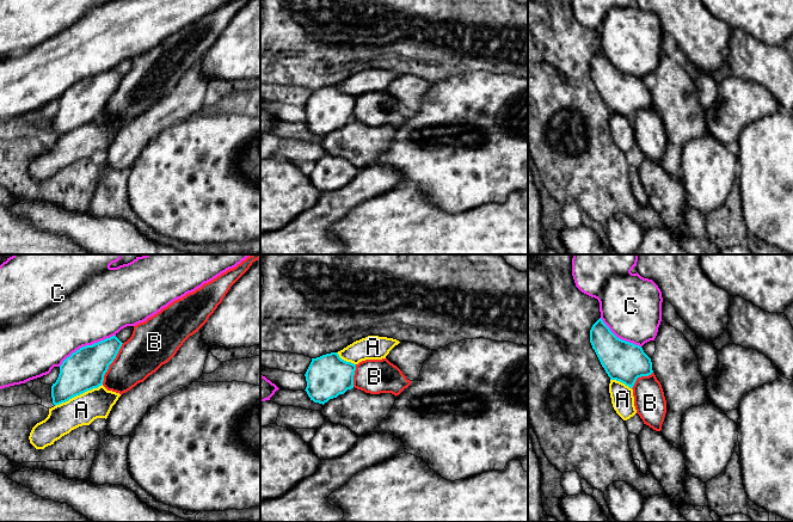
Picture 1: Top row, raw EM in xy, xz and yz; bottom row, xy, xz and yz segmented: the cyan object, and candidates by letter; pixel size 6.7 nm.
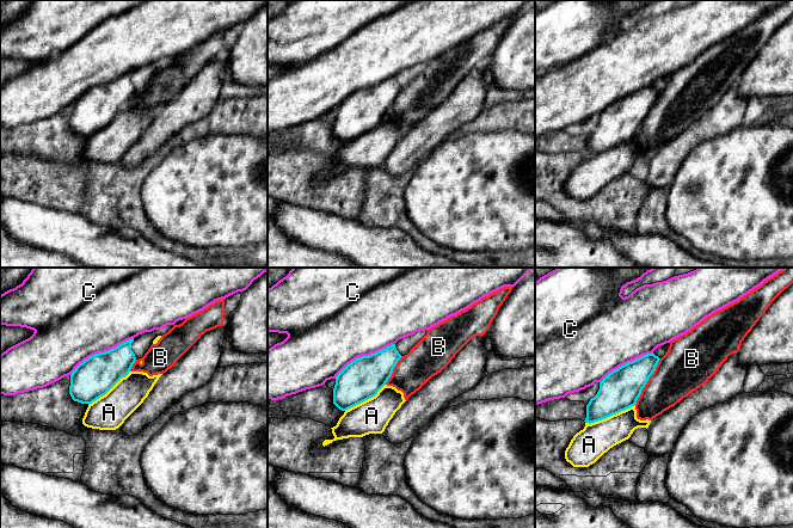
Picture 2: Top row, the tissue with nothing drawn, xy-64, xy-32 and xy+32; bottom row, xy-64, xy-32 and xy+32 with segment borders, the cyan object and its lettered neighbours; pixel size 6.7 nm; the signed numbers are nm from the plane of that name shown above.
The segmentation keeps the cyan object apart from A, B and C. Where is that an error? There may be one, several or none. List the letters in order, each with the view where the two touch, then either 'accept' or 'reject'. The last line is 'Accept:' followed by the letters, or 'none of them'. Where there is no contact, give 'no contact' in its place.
A: xy | accept
B: xy | reject
C: xy | reject
Accept: A

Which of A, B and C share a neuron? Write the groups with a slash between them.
A / B / C

